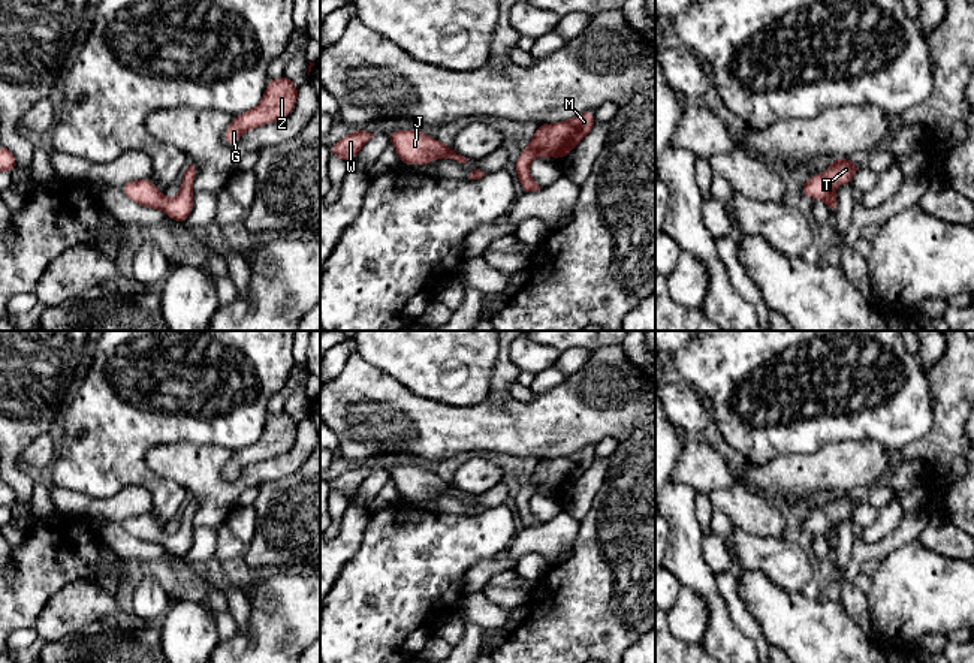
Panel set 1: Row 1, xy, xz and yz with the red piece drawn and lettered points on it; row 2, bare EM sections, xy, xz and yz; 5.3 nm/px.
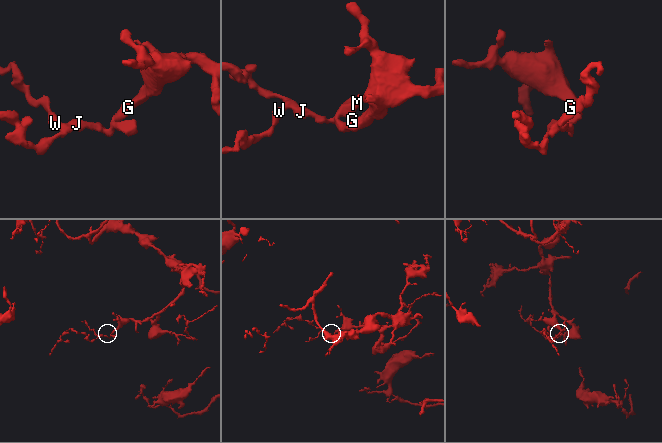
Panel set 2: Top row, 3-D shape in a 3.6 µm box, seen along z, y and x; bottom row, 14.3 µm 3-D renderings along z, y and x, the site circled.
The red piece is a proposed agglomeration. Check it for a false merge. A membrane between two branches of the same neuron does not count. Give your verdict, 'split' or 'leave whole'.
leave whole

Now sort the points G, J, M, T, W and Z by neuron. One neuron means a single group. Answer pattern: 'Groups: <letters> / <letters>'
Groups: G J M T W Z

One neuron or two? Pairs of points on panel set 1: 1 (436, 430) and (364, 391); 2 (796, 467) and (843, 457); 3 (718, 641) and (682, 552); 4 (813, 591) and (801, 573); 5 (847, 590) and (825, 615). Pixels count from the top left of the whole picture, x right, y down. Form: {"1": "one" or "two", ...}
{"1": "one", "2": "one", "3": "one", "4": "two", "5": "two"}

